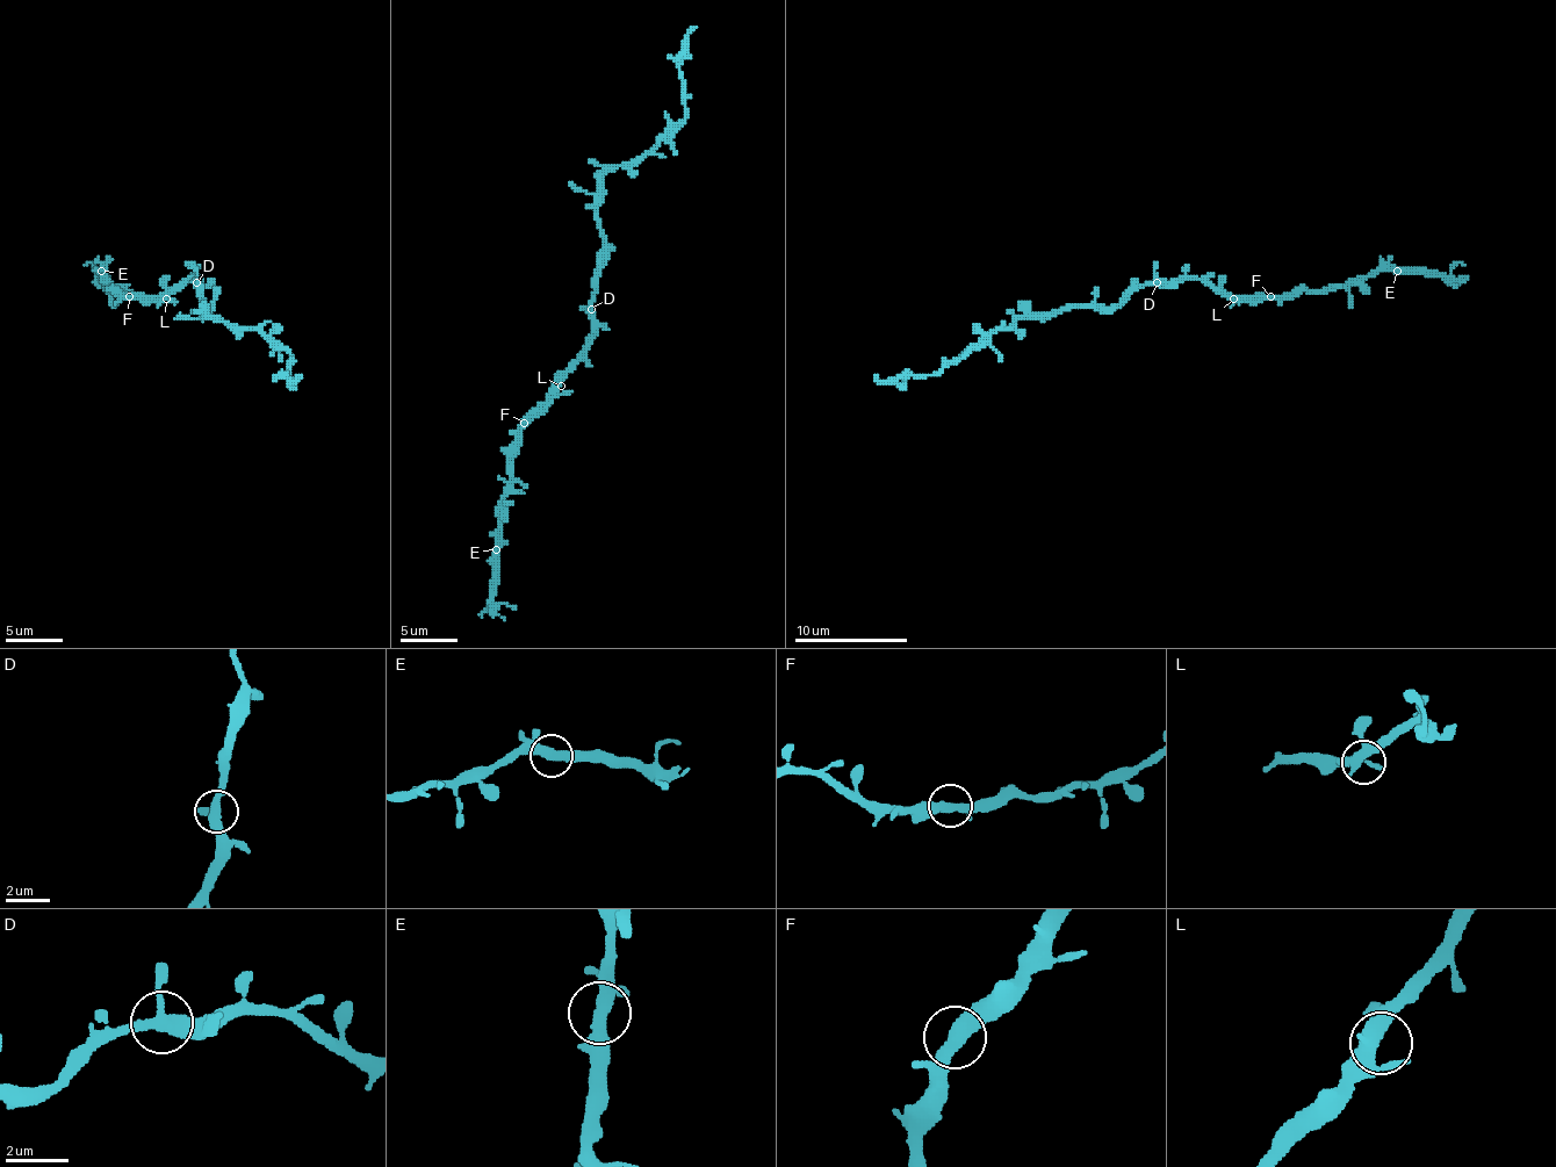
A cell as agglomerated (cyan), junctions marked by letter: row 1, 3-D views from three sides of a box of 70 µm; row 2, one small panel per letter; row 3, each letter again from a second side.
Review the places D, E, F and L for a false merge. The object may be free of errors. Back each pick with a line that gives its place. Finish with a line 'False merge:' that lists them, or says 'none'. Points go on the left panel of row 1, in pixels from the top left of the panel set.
False merge: none

